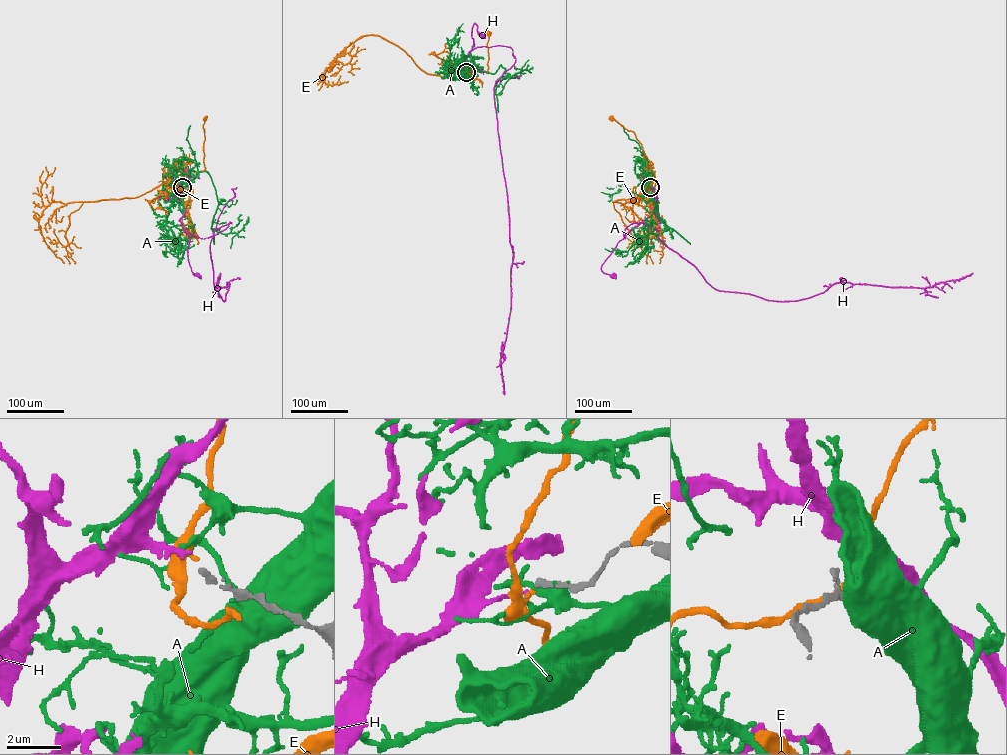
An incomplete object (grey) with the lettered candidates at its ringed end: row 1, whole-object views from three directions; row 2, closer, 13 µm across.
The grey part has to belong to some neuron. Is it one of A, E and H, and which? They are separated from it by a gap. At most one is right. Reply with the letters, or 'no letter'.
H

